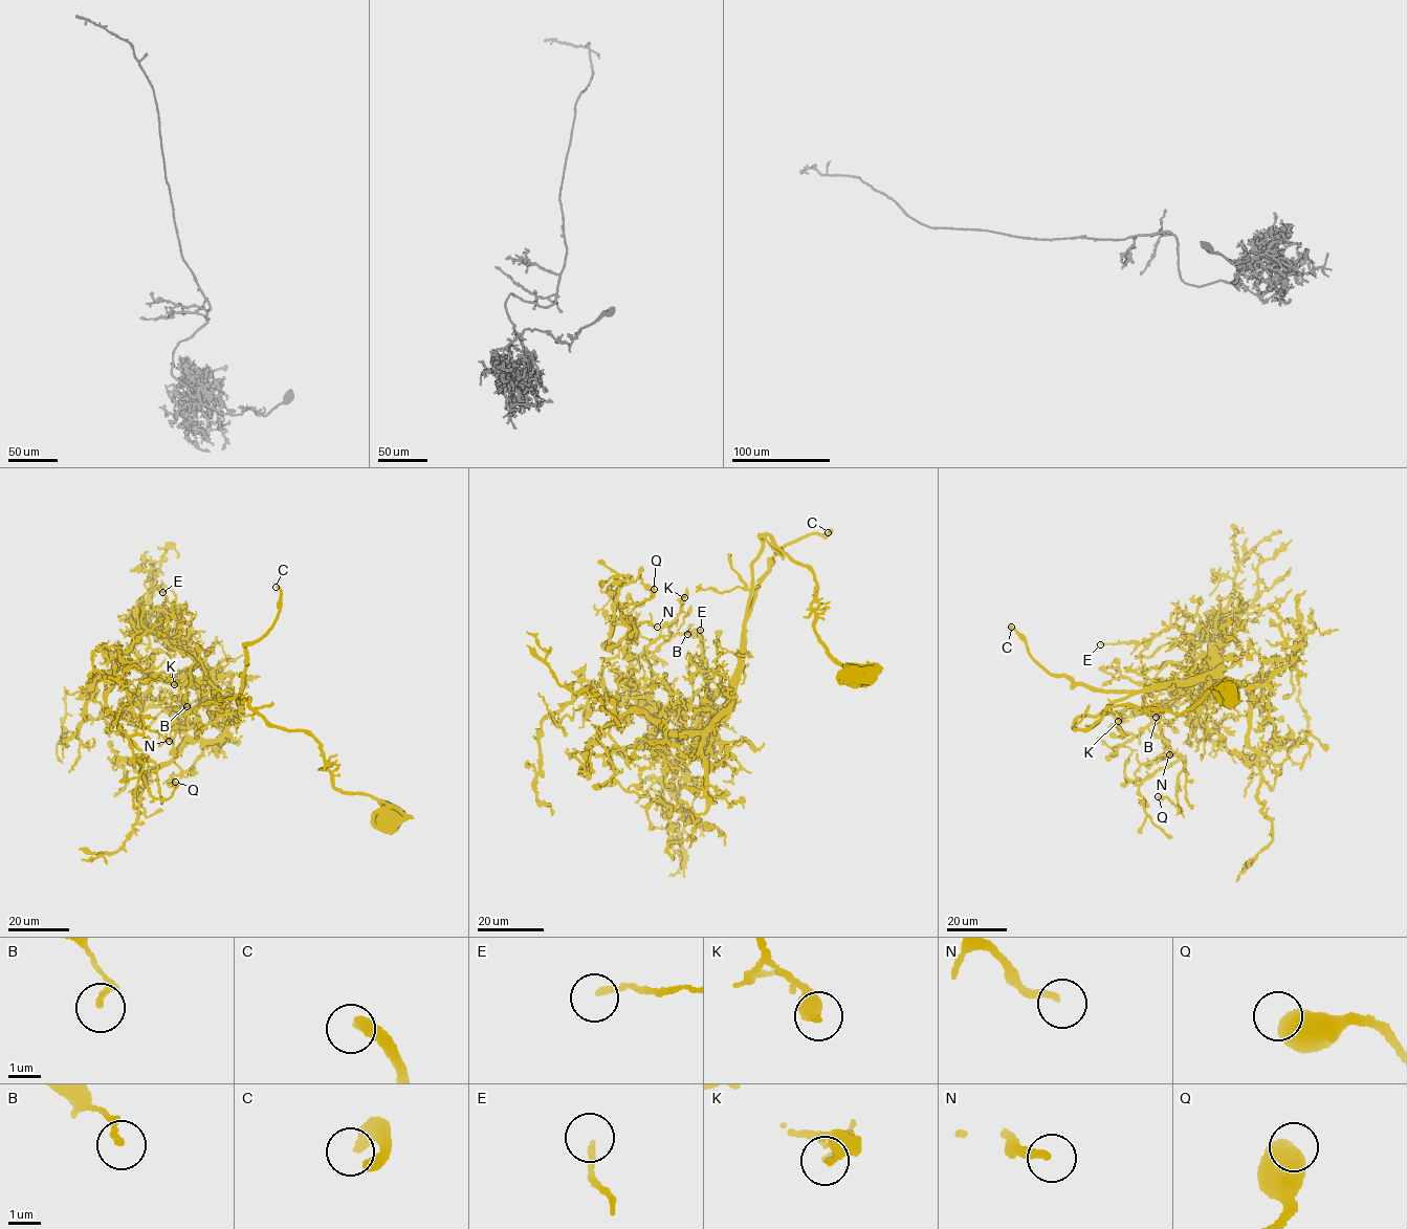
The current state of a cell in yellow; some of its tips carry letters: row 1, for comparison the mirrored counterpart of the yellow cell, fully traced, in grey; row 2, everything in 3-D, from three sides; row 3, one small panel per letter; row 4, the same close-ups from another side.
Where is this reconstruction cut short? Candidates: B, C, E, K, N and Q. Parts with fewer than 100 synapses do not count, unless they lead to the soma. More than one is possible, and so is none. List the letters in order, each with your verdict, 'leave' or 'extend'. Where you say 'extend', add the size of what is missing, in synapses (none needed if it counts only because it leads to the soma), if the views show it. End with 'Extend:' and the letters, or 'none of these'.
B: leave
C: extend | 550 syn
E: leave
K: leave
N: leave
Q: leave
Extend: C

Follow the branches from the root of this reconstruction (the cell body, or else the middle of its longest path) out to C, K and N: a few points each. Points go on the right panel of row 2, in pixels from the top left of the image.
C: (1231, 698), (1217, 684), (1180, 712), (1116, 705), (1076, 729), (1078, 718), (1130, 694), (1049, 673), (1011, 627)
K: (1231, 698), (1217, 684), (1180, 712), (1116, 705), (1074, 725), (1219, 666), (1207, 661), (1196, 695), (1118, 721)
N: (1231, 698), (1217, 684), (1180, 712), (1119, 705), (1074, 721), (1194, 681), (1212, 659), (1149, 725), (1169, 754)

